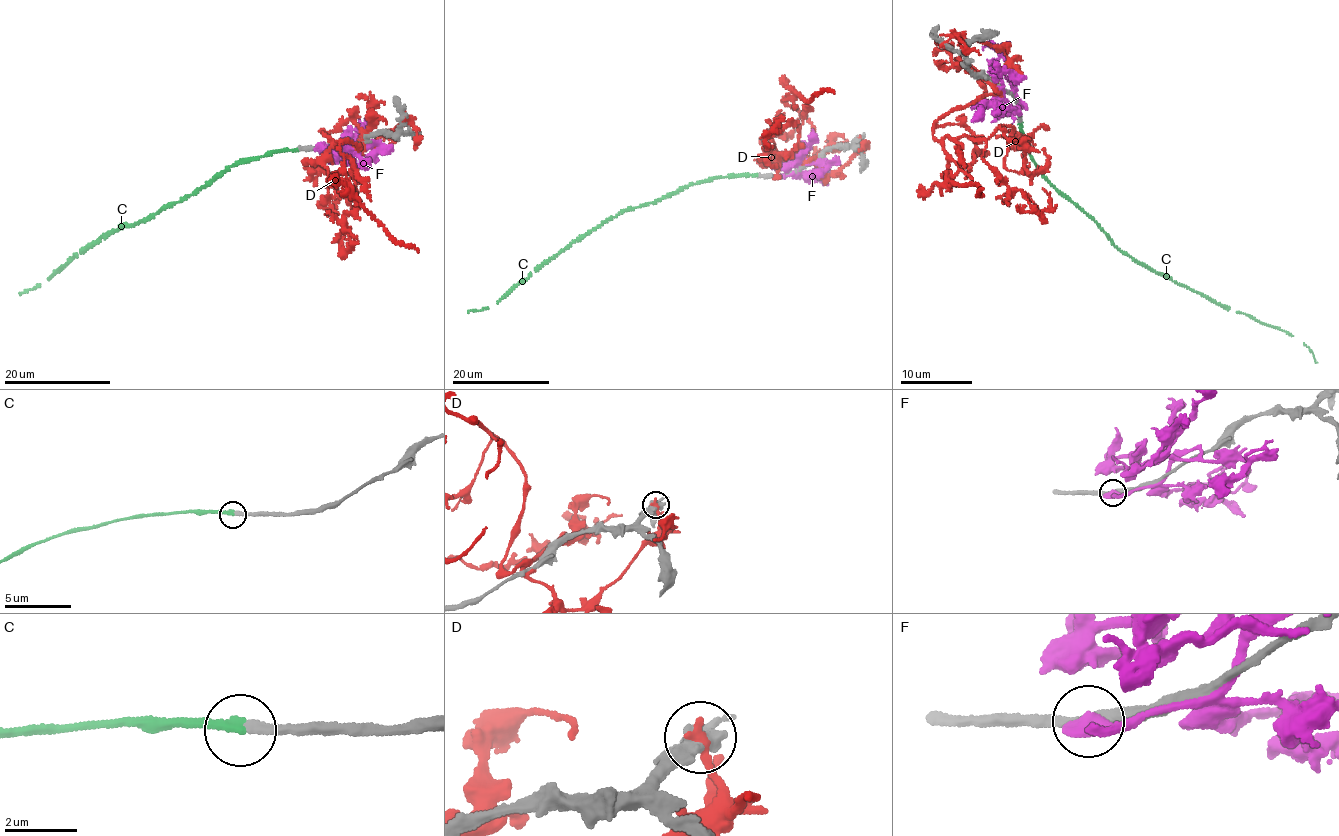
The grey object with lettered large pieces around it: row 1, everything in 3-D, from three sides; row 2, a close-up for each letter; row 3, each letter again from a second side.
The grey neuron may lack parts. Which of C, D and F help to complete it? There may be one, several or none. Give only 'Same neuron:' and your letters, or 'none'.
Same neuron: C

